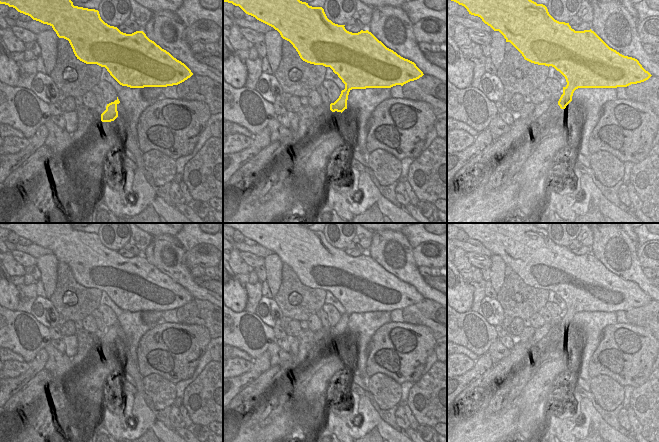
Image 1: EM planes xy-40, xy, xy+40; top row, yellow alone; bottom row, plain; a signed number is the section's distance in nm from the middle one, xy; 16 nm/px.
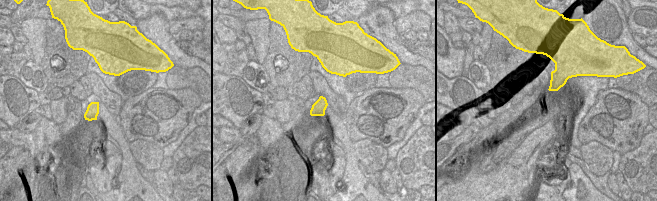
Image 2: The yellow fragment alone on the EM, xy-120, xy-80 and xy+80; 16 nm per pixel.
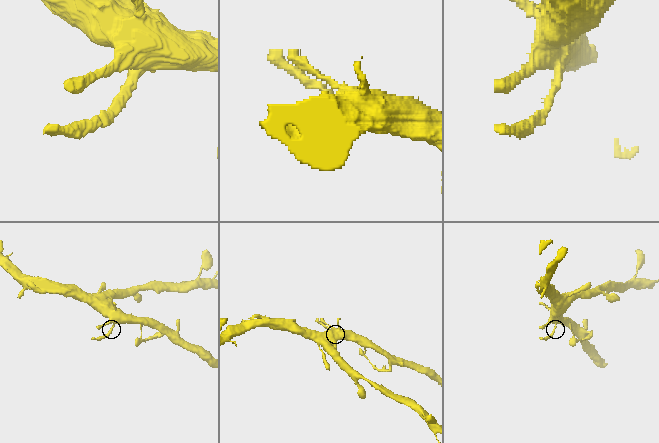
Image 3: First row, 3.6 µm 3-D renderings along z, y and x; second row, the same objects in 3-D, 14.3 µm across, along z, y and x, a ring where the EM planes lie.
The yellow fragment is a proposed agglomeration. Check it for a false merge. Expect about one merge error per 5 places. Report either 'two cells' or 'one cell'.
two cells

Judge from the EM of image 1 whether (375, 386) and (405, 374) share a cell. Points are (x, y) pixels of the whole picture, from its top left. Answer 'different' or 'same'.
different

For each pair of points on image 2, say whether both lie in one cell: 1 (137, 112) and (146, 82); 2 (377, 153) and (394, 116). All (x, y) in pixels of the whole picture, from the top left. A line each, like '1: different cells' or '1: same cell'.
1: different cells
2: different cells

